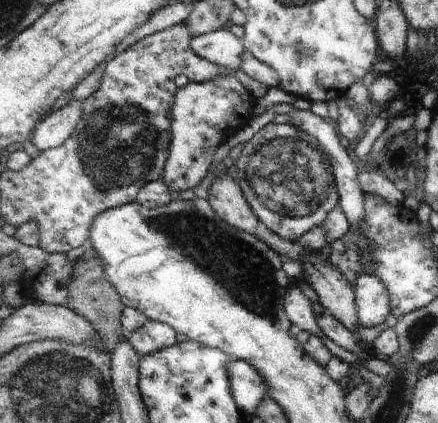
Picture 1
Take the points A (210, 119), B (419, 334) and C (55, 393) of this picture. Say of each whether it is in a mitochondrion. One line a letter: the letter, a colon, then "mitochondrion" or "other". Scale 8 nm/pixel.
A: other
B: mitochondrion
C: mitochondrion

